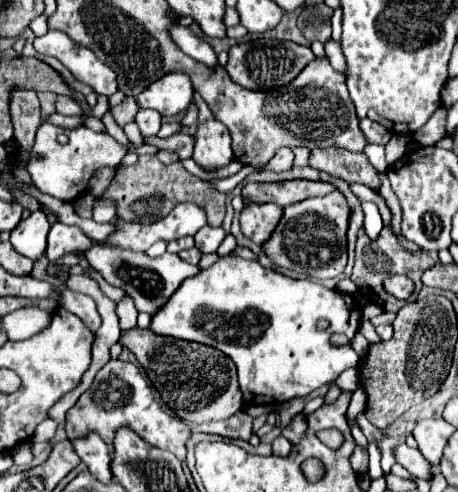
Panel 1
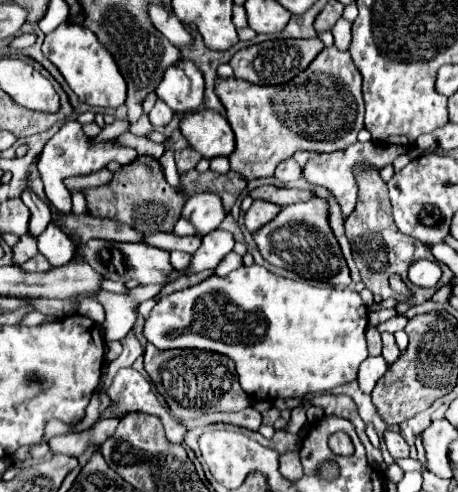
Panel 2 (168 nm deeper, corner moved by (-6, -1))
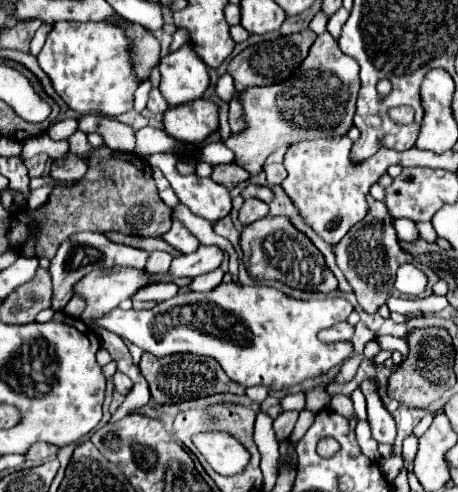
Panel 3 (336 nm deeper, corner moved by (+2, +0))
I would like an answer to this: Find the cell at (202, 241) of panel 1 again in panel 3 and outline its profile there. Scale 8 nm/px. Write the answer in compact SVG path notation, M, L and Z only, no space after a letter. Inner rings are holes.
M200 245L194 253L190 255L180 255L176 259L172 259L170 277L196 277L208 271L214 271L216 267L220 267L224 257L224 251L216 245Z

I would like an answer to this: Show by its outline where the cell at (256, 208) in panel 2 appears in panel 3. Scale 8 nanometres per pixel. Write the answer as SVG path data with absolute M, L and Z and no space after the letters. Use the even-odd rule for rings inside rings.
M246 199L240 209L240 223L250 225L268 215L268 205L260 199Z

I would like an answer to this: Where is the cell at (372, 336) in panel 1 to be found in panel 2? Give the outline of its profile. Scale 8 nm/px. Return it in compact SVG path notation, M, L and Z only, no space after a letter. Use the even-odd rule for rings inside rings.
M384 332L381 334L382 338L382 356L388 365L394 363L400 356L400 350L396 344L393 334Z

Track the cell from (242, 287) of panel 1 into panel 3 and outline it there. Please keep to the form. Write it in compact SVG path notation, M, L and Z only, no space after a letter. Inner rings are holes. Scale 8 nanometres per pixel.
M220 283L208 293L184 293L172 299L156 303L148 311L122 311L112 309L104 319L100 319L100 327L128 339L130 343L142 347L144 351L164 357L176 353L196 353L204 357L214 357L226 375L244 387L264 385L268 391L290 389L306 379L328 373L334 365L342 365L346 359L354 355L354 347L350 341L342 343L322 343L318 341L318 331L332 327L340 321L346 321L352 313L352 303L344 297L324 297L324 299L294 299L280 289L268 285L242 285L242 283Z

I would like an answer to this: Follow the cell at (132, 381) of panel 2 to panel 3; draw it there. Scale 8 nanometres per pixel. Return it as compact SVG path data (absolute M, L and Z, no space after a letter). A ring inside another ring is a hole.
M120 371L114 375L114 379L112 379L112 381L114 381L114 389L116 389L120 395L126 395L126 393L130 391L130 387L132 387L130 377L126 377L126 375L124 375L124 373L120 373Z

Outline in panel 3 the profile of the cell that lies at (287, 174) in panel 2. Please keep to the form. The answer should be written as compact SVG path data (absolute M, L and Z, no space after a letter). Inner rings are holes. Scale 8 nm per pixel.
M270 163L264 167L264 173L266 173L266 181L270 185L276 185L276 183L282 183L286 179L286 169L280 165L280 163Z

